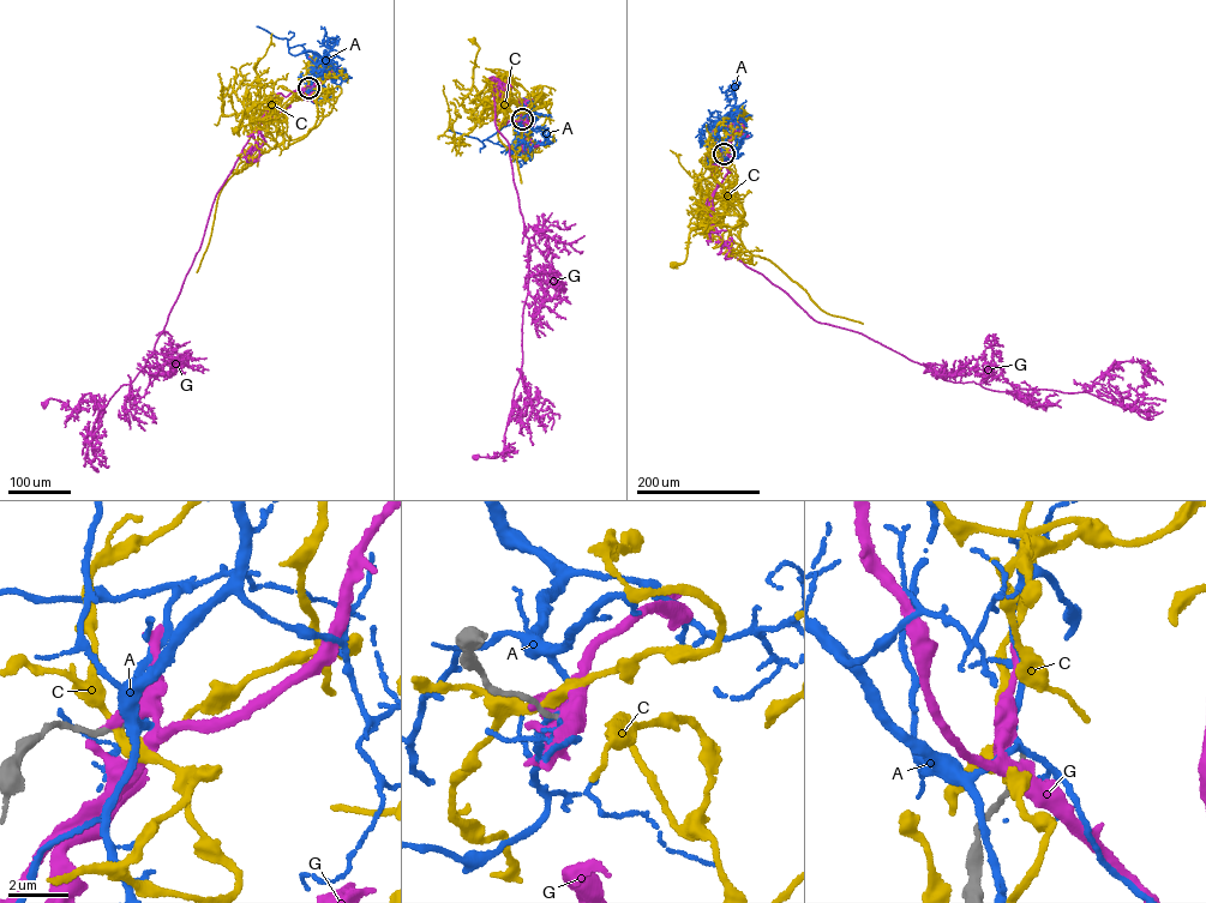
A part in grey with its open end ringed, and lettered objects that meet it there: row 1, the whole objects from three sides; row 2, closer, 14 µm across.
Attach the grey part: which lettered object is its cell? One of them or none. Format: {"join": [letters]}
{"join": []}

